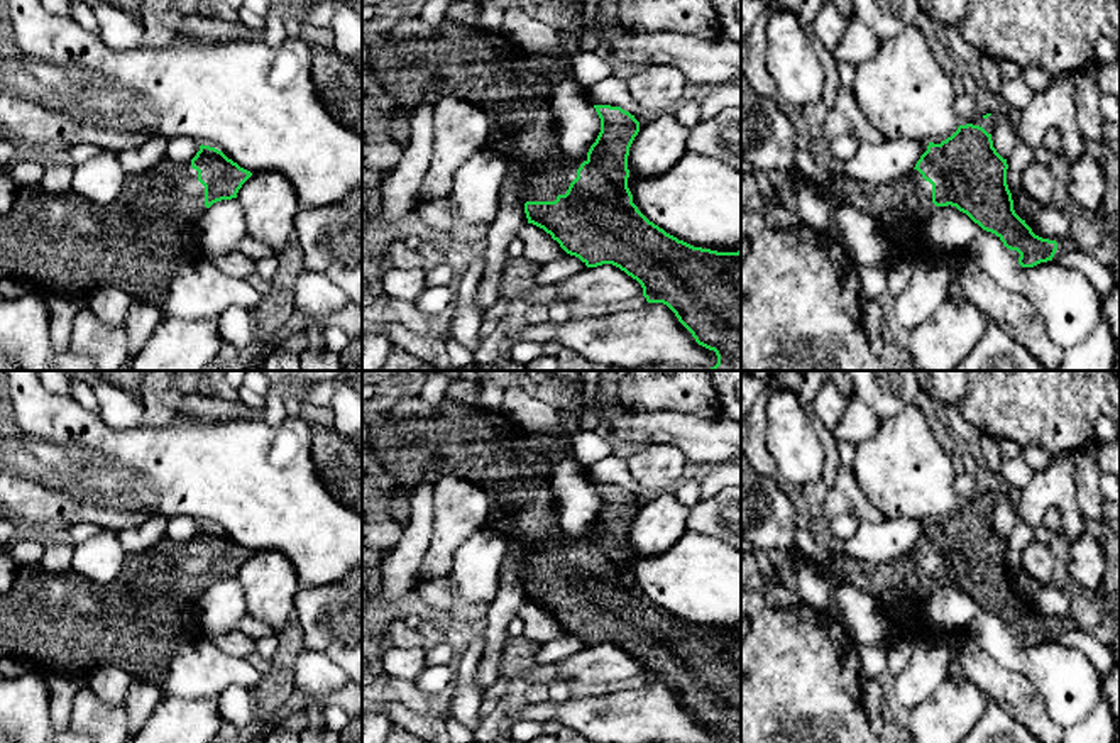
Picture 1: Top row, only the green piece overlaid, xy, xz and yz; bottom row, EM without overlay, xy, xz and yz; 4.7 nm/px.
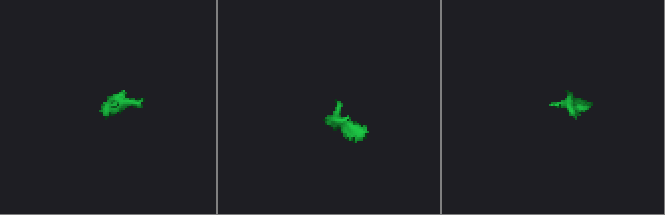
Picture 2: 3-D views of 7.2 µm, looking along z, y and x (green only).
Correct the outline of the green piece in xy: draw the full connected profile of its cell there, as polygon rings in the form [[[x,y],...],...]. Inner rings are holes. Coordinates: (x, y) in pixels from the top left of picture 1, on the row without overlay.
[[[201,523],[189,542],[176,543],[166,537],[145,552],[127,553],[120,572],[107,584],[96,584],[74,569],[54,574],[42,564],[20,565],[12,589],[0,596],[0,660],[20,658],[42,677],[68,672],[86,680],[102,665],[118,665],[134,680],[161,685],[178,647],[201,636],[195,613],[198,597],[213,582],[237,577],[250,555],[222,530]]]

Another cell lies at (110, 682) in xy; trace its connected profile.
[[[102,665],[91,672],[86,684],[102,702],[118,706],[124,704],[132,682],[132,675],[122,667]]]

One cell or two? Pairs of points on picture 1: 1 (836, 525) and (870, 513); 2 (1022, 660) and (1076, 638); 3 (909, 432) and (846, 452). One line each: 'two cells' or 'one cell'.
1: two cells
2: two cells
3: two cells

